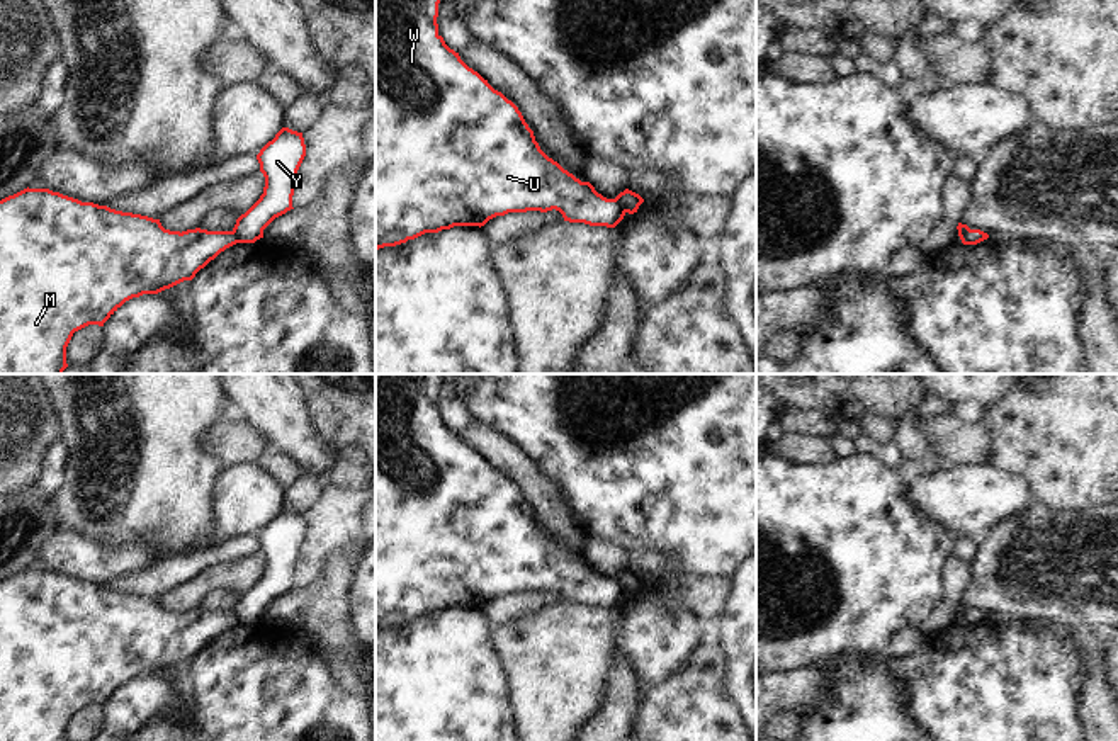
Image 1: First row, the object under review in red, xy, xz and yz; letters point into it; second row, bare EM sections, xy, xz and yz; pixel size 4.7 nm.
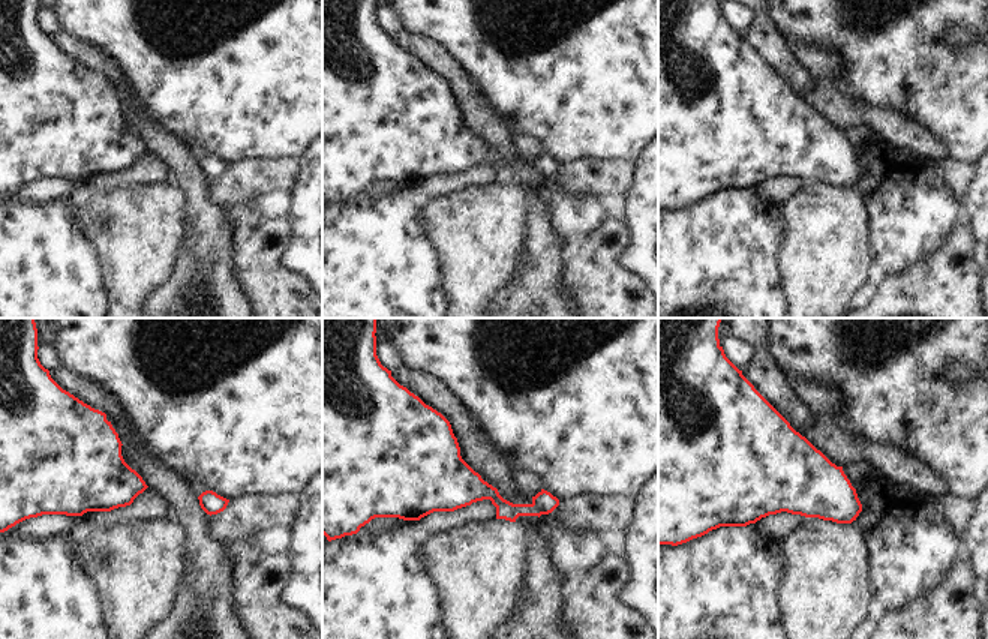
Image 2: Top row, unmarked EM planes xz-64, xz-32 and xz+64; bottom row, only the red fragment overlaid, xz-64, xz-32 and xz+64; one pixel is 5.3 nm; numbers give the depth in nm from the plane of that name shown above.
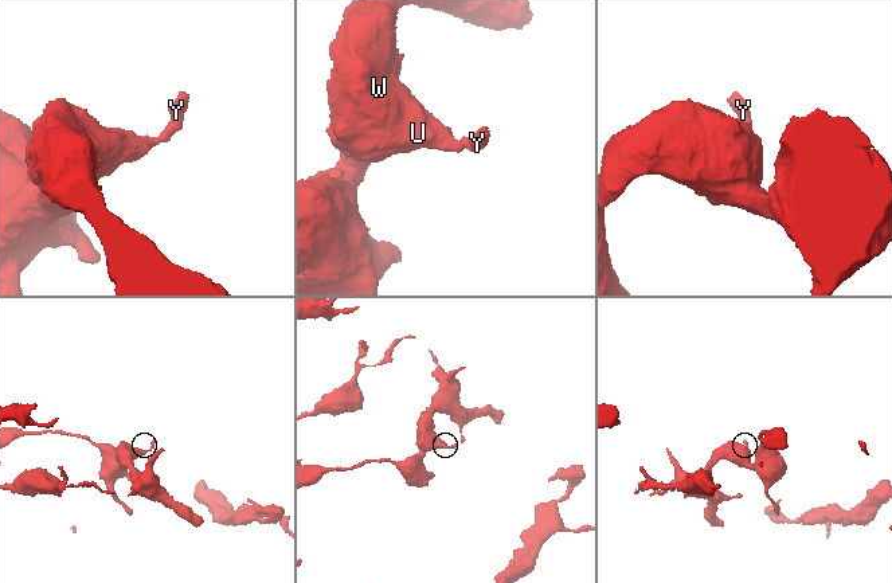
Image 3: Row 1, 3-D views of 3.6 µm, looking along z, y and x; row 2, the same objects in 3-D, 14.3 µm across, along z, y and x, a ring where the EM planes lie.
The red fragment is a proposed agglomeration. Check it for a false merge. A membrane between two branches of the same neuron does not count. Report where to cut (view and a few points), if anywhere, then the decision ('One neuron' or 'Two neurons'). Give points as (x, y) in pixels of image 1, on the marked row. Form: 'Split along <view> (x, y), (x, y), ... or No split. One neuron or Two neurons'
Split along xz (614, 199), (624, 213). Two neurons.

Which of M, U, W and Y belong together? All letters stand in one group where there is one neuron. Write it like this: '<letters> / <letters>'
M U W / Y

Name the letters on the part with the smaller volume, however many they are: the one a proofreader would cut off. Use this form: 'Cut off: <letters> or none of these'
Cut off: Y

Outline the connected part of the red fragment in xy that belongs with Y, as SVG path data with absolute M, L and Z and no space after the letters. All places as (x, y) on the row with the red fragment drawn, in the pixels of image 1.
M282 127L268 141L257 160L265 177L260 199L236 219L233 235L238 243L255 243L263 238L263 229L292 207L292 195L297 184L297 170L306 156L302 133Z

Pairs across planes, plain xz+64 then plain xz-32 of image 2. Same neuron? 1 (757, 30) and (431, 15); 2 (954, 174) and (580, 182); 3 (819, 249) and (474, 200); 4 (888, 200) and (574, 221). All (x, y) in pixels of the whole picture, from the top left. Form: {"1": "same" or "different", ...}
{"1": "different", "2": "same", "3": "same", "4": "same"}

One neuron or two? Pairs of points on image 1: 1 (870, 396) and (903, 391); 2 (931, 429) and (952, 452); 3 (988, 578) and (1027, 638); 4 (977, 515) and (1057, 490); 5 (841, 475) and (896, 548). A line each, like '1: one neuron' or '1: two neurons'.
1: one neuron
2: one neuron
3: two neurons
4: two neurons
5: one neuron

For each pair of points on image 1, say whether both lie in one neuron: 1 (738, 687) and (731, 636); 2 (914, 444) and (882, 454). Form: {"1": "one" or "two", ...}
{"1": "one", "2": "two"}

